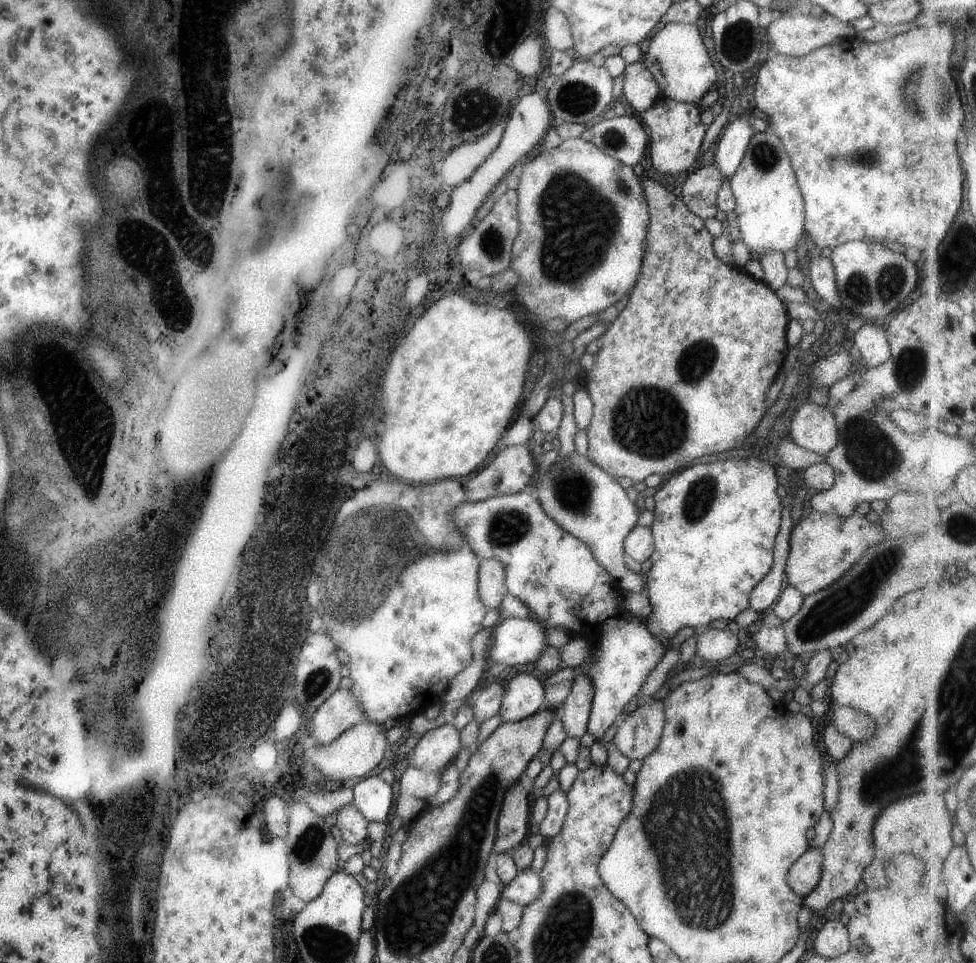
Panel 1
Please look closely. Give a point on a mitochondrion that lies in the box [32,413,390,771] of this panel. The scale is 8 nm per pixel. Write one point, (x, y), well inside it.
(97, 621)

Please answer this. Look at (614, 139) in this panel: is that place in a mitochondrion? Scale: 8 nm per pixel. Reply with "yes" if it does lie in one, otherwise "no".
yes

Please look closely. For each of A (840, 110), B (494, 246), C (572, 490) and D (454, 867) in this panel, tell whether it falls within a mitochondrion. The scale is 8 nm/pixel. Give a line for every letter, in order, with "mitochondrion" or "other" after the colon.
A: other
B: mitochondrion
C: mitochondrion
D: mitochondrion

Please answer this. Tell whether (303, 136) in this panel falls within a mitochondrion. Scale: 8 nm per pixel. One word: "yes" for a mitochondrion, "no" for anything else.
no

